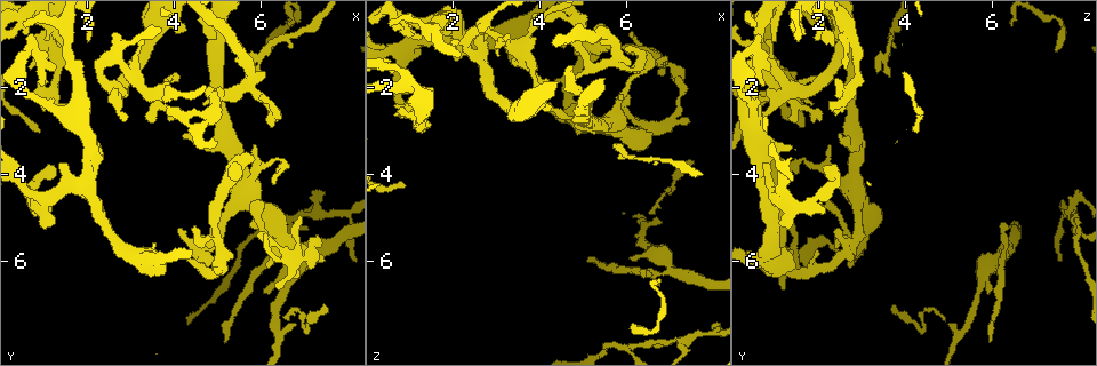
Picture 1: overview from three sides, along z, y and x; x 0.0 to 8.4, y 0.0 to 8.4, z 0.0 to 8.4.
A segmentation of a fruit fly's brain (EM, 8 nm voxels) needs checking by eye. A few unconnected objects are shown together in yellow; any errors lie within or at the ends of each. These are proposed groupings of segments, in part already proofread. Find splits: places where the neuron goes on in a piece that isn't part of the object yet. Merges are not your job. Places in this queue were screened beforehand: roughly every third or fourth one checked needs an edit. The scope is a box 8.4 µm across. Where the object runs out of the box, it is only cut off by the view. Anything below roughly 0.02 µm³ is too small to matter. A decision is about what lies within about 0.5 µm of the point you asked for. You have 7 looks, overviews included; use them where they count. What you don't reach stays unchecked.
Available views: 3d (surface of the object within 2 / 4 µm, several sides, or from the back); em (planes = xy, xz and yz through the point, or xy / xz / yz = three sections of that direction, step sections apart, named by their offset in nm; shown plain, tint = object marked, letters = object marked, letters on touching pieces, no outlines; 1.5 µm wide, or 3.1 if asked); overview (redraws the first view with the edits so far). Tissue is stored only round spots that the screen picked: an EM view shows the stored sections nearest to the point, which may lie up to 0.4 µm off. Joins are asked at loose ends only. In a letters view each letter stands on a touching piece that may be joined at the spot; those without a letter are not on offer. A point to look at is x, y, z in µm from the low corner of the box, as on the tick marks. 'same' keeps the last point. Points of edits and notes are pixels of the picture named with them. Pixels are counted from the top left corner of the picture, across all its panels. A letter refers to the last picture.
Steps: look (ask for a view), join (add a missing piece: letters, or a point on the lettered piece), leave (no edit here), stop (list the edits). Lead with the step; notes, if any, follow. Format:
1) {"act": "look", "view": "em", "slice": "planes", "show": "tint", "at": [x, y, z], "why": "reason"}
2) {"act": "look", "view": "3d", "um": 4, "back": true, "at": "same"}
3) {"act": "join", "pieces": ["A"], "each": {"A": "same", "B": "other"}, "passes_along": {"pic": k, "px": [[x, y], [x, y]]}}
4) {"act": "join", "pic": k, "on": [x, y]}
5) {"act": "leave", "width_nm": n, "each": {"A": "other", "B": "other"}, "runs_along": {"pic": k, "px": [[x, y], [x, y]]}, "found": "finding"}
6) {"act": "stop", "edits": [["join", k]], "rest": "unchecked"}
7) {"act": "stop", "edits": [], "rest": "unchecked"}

{"act": "look", "view": "em", "slice": "planes", "show": "letters", "at": [5.90, 5.35, 1.10], "why": "free end"}

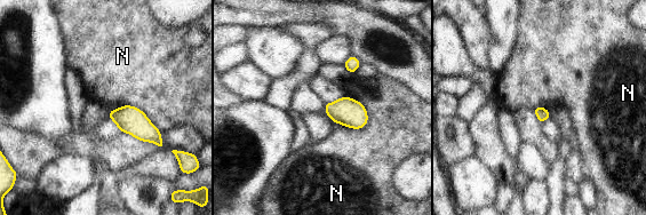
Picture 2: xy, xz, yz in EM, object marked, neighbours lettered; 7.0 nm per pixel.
{"act": "leave", "width_nm": 90, "each": {"N": "other"}, "found": "none of them fits"}

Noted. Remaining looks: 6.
{"act": "look", "view": "em", "slice": "planes", "show": "letters", "at": [5.20, 7.90, 5.90], "why": "tapers out"}

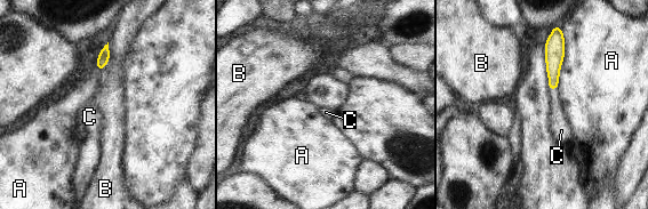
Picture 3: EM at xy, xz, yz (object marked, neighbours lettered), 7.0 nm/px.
{"act": "join", "pieces": ["C"], "width_nm": 80, "each": {"A": "other", "B": "other", "C": "same"}, "passes_along": {"pic": 3, "px": [[554, 53], [553, 88], [558, 121]]}, "found": "the neuron continues"}

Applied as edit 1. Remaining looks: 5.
{"act": "look", "view": "overview", "why": "see it whole again"}

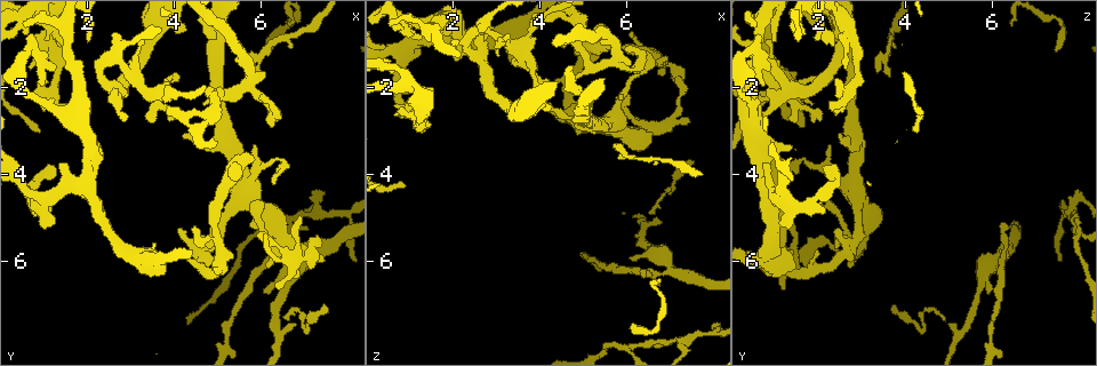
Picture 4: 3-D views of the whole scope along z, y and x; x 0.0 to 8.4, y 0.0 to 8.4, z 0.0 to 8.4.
{"act": "look", "view": "em", "slice": "planes", "show": "letters", "at": [1.35, 3.80, 0.85], "why": "free end"}

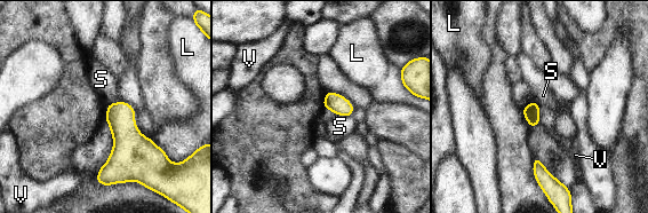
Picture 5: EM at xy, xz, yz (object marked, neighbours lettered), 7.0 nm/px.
{"act": "leave", "longest_contact_nm": ["L", 180], "each": {"L": "other", "S": "other", "V": "other"}, "found": "no lettered piece goes on from it"}

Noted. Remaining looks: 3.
{"act": "stop", "edits": [["join", 3]], "rest": "unchecked"}

